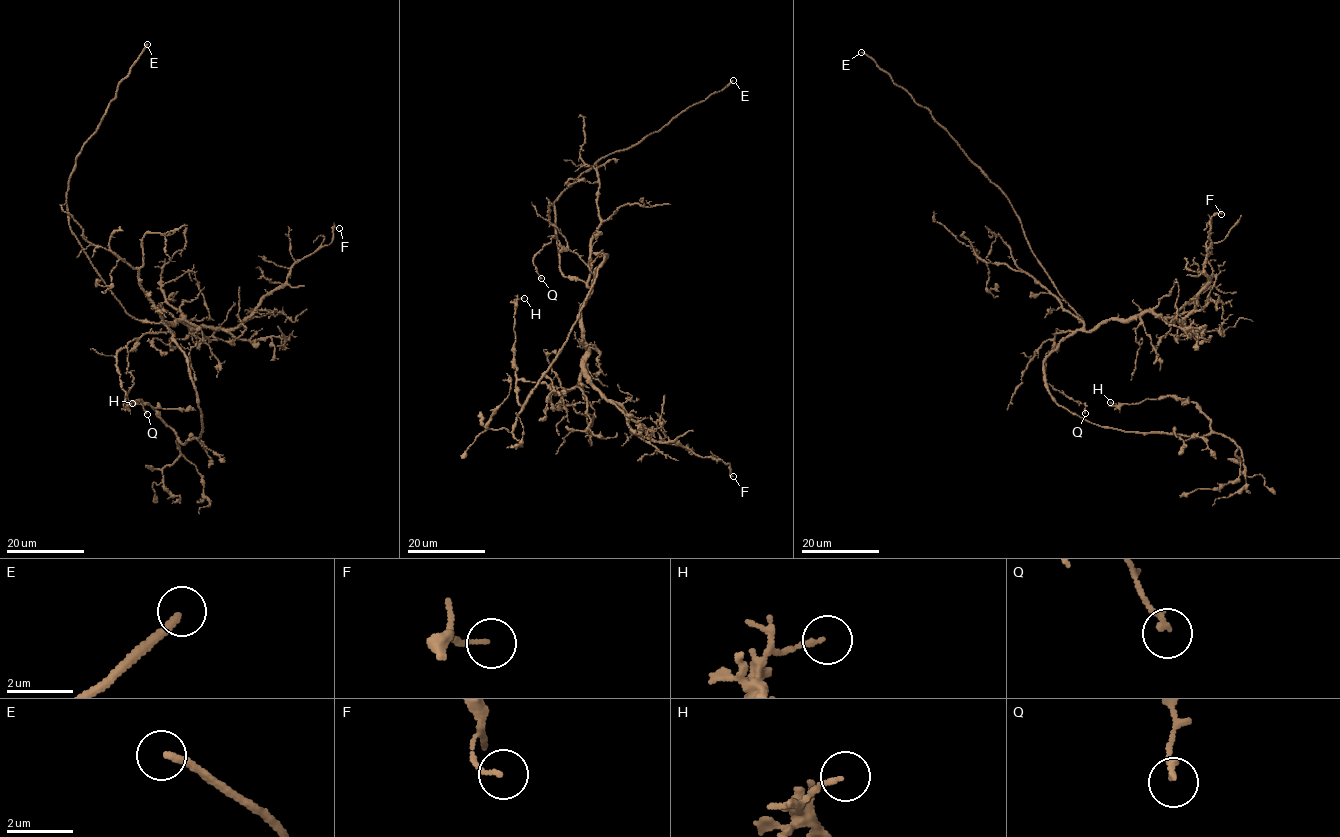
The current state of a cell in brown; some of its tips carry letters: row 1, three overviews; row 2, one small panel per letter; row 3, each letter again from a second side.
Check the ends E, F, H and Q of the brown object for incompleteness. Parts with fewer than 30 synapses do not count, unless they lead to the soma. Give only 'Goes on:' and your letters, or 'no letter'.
Goes on: E

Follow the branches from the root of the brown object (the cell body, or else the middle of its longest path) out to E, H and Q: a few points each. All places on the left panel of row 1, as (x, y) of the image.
E: (164, 325), (143, 322), (124, 311), (71, 231), (66, 202), (75, 160), (147, 44)
H: (164, 325), (186, 359), (202, 414), (201, 436), (182, 444), (152, 406), (138, 399), (132, 403)
Q: (164, 325), (171, 332), (148, 332), (128, 354), (127, 370), (134, 382), (126, 397), (143, 406), (147, 414)

